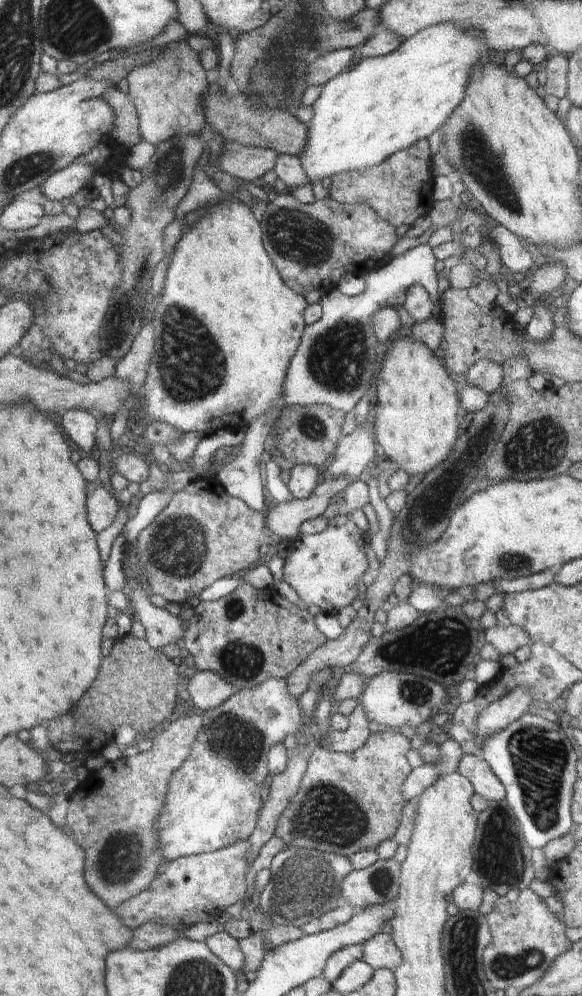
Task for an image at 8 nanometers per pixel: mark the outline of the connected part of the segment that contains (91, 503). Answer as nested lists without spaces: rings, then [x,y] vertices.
[[[102,487],[96,488],[88,497],[88,518],[92,518],[92,526],[96,526],[96,532],[106,530],[114,522],[120,510],[118,501],[117,494]]]

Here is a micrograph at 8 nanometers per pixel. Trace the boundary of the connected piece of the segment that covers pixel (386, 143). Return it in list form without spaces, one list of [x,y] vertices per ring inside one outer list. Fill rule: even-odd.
[[[439,24],[423,28],[418,34],[405,38],[394,52],[386,56],[364,57],[351,70],[331,78],[312,106],[314,116],[307,125],[307,138],[298,156],[306,178],[313,183],[348,170],[376,168],[395,152],[419,140],[427,140],[432,132],[444,125],[452,110],[462,102],[472,66],[487,59],[488,53],[488,46],[476,36],[475,30]]]

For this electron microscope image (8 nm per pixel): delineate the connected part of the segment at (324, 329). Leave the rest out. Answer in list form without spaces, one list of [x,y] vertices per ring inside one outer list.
[[[419,244],[402,256],[391,257],[387,263],[370,272],[366,277],[366,290],[356,296],[346,296],[334,288],[323,291],[320,299],[322,318],[314,324],[304,327],[298,350],[290,361],[284,386],[282,386],[282,407],[290,405],[324,405],[345,413],[354,409],[362,396],[369,393],[376,374],[376,335],[372,330],[374,312],[380,306],[392,306],[397,309],[405,301],[408,288],[420,284],[426,288],[432,302],[440,300],[436,258],[432,248]]]

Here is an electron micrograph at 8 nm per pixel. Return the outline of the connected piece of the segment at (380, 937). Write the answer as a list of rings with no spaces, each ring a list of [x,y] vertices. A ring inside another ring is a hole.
[[[378,932],[363,943],[362,961],[374,970],[387,968],[396,970],[402,962],[402,955],[391,934]]]

